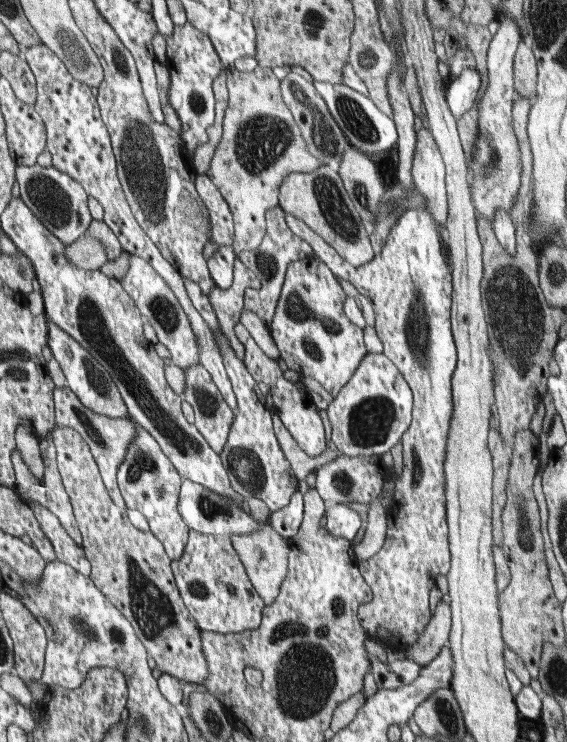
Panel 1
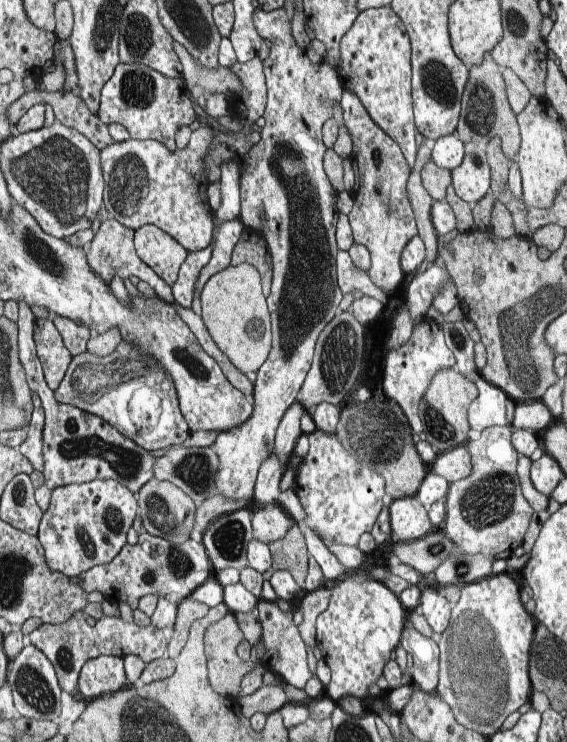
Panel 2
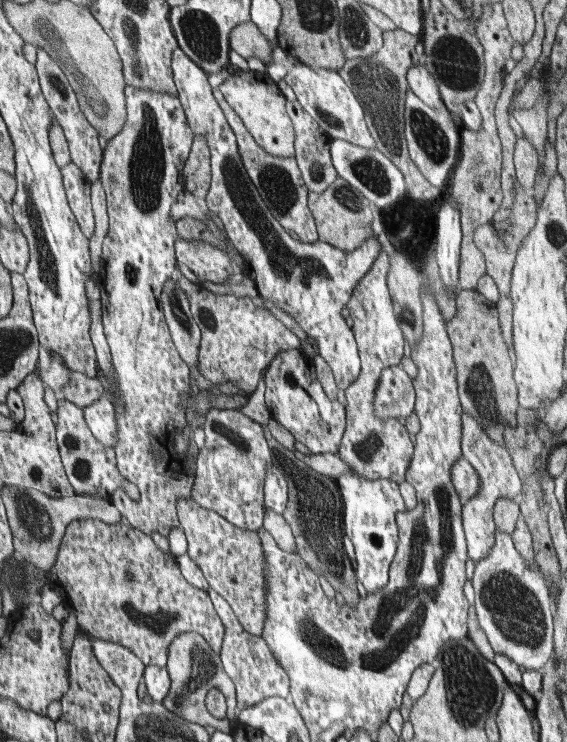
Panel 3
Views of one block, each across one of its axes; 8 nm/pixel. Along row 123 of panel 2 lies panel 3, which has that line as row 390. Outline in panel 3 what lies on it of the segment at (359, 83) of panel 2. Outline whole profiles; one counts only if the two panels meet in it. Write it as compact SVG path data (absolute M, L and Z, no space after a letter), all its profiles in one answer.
M400 365L385 368L381 376L374 401L378 418L408 418L415 408L412 378Z

